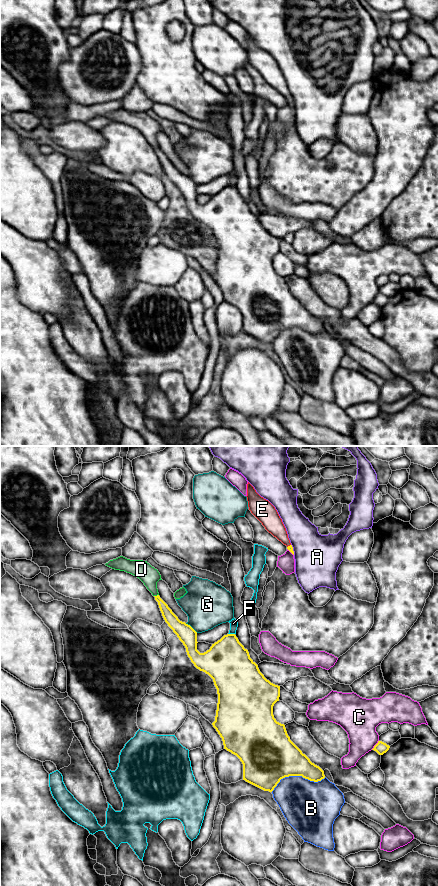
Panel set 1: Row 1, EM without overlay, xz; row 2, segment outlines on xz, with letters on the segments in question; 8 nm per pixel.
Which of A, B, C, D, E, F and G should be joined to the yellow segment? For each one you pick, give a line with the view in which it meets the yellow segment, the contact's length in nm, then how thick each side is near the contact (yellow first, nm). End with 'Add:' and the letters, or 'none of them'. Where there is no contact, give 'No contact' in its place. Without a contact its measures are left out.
E: Touches yellow in xz. Shared border 40 nm. Thickness 50 nm (yellow) against 150 nm
Add: E

